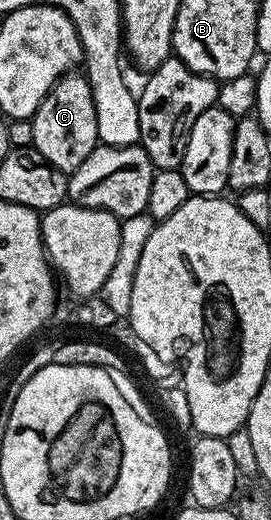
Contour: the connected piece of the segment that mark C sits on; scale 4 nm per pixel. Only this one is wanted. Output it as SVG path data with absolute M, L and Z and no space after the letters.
M67 74L59 78L40 102L30 125L34 135L33 148L44 154L56 170L67 174L75 172L80 162L84 162L84 158L88 158L88 154L100 144L96 130L96 102L92 102L90 82L85 75Z

